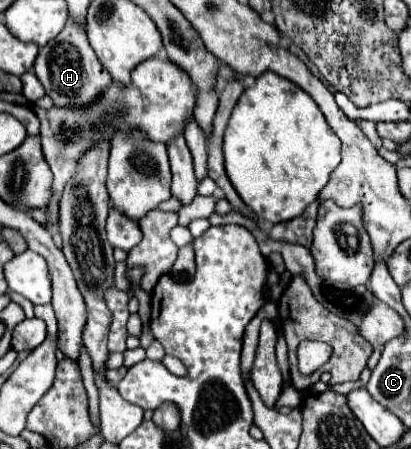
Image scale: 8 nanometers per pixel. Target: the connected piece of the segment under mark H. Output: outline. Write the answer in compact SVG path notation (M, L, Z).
M72 16L68 18L64 30L44 48L40 48L40 54L34 62L34 72L42 82L46 94L54 100L54 104L64 106L88 104L88 100L94 100L96 94L106 88L108 80L112 80L108 70L100 64L96 52L92 50L86 30Z

